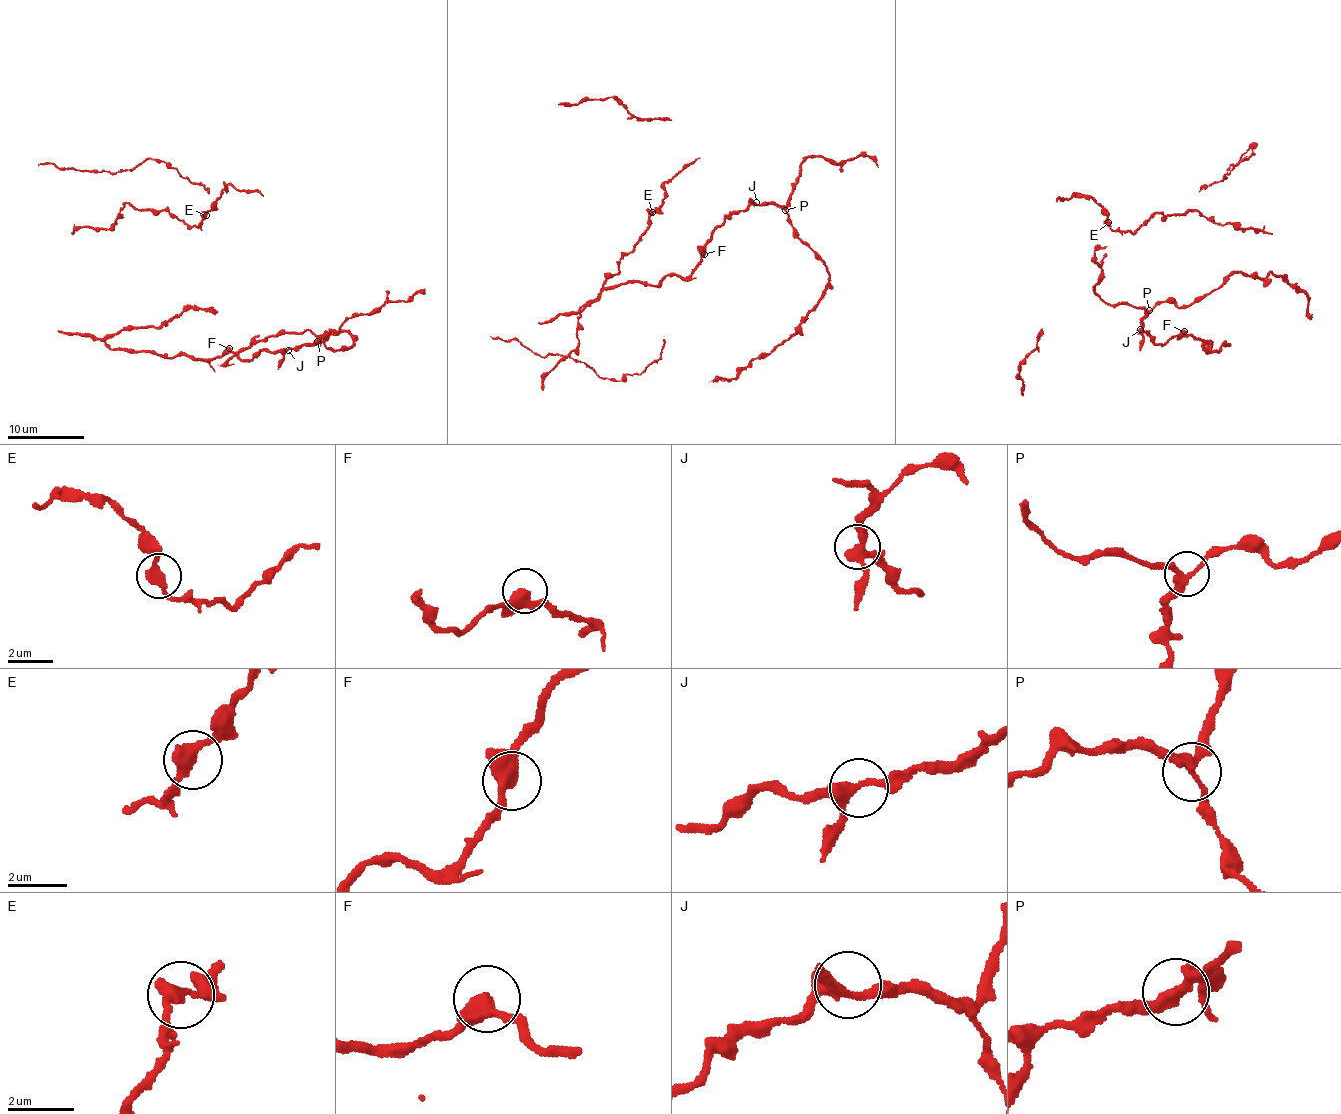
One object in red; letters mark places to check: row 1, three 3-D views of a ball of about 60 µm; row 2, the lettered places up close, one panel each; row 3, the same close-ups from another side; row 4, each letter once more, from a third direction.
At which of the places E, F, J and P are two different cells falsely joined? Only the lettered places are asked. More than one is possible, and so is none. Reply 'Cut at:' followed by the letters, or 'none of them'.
Cut at: none of them

